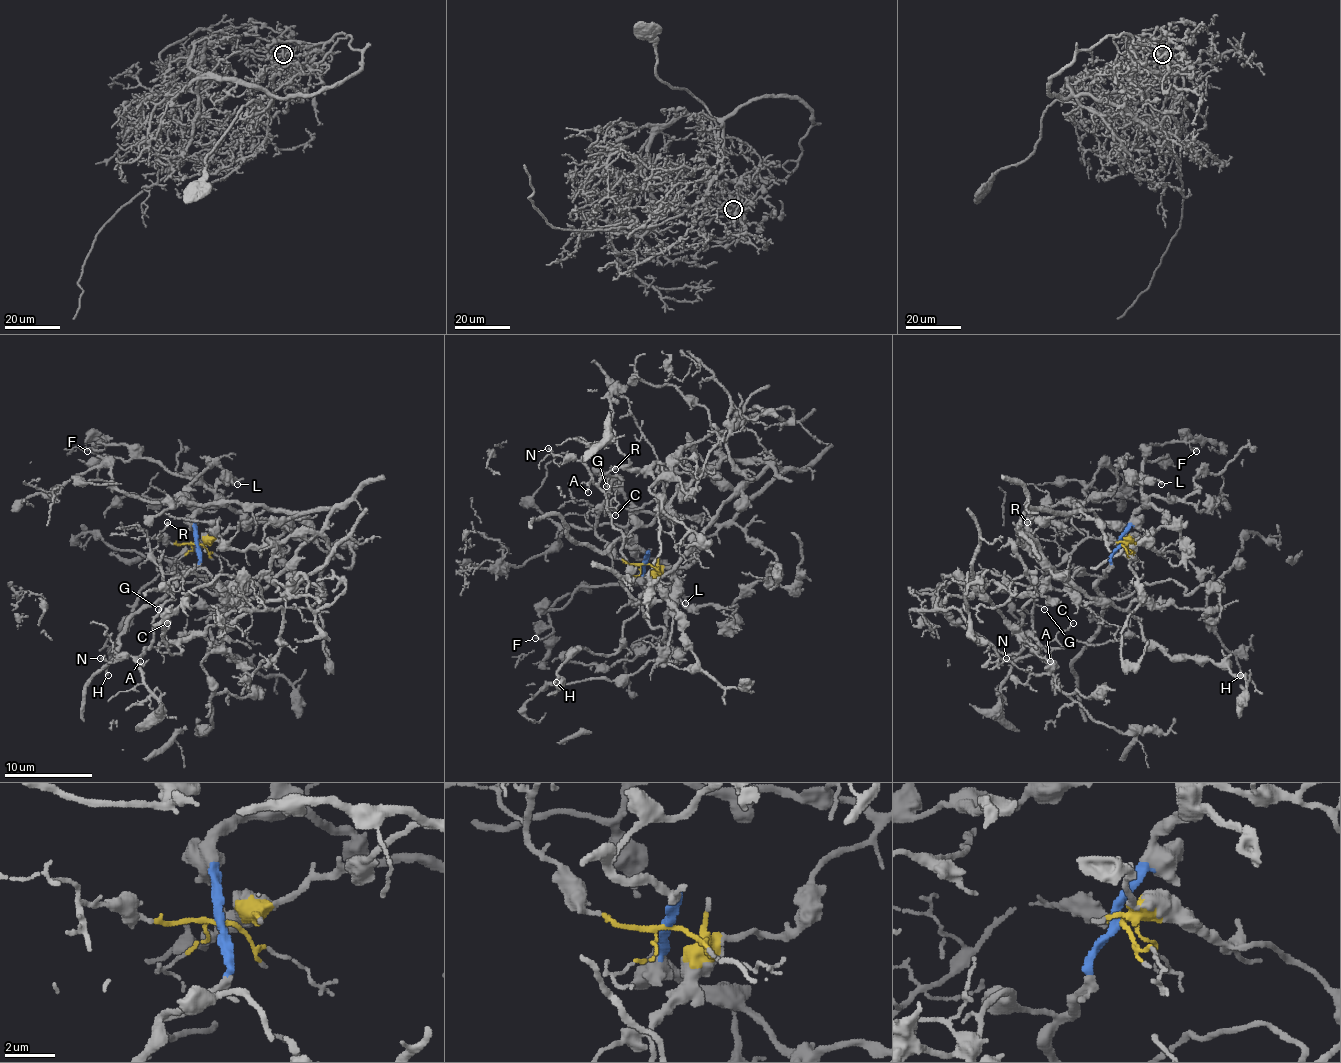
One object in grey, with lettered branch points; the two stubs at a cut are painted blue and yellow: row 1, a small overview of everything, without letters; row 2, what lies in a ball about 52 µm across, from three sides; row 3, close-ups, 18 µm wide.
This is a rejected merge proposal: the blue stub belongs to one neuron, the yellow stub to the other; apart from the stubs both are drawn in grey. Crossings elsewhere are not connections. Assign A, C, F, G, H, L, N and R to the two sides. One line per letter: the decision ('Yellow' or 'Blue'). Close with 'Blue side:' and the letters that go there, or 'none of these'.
A: Yellow
C: Yellow
F: Blue
G: Yellow
H: Yellow
L: Blue
N: Yellow
R: Yellow
Blue side: F, L

